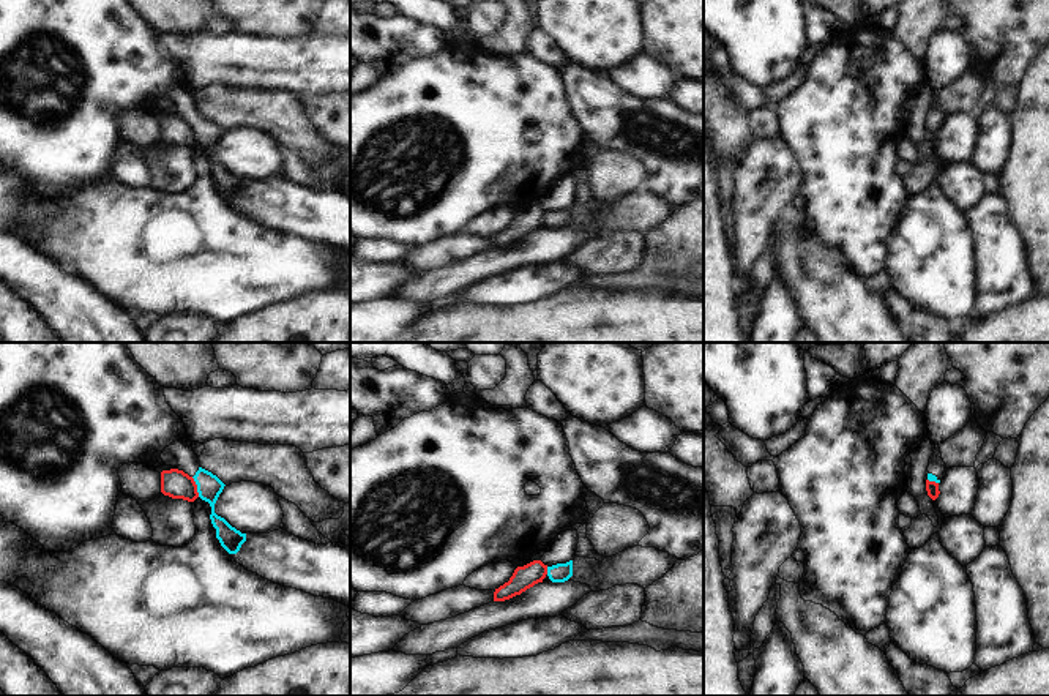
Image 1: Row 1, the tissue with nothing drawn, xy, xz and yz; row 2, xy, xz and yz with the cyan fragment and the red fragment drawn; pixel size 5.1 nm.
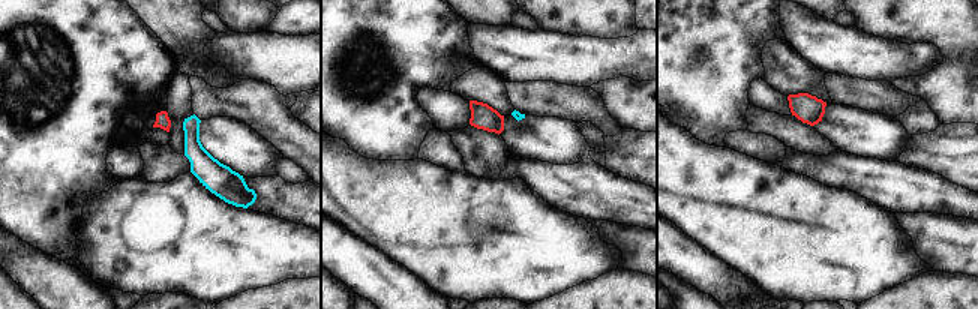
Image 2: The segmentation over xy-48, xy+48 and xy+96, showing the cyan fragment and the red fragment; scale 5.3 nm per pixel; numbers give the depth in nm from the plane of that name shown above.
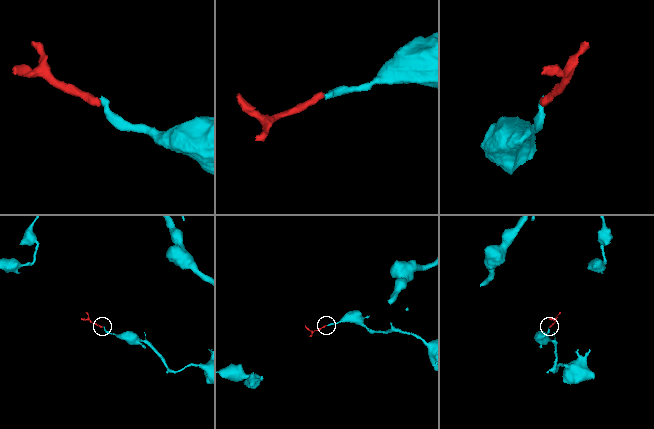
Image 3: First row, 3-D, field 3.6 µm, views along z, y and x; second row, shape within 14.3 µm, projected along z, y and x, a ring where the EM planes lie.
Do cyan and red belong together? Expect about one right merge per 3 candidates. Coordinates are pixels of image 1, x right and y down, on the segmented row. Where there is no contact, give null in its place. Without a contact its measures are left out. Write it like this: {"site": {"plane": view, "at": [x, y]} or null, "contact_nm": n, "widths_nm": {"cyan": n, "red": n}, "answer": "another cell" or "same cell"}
{"site": {"plane": "xy", "at": [197, 486]}, "contact_nm": 110, "widths_nm": {"cyan": 130, "red": 150}, "answer": "another cell"}

